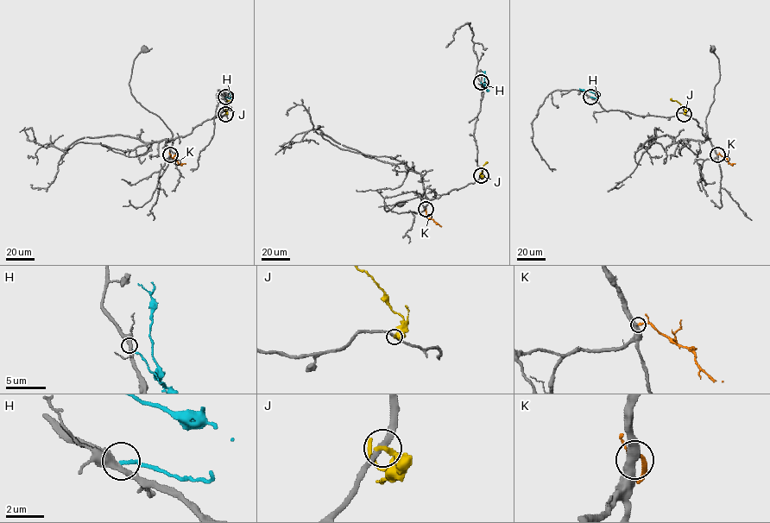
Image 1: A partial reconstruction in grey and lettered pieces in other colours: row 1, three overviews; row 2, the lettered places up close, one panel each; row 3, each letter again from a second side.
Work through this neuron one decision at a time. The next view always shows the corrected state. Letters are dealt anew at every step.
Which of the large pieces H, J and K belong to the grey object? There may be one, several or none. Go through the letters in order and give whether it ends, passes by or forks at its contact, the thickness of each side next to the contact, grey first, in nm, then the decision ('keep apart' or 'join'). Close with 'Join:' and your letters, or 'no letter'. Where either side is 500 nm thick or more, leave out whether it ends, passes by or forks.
H: it ends | 380/180 nm | keep apart
J: it ends | 260/240 nm | keep apart
K: it ends | 400/240 nm | join
Join: K

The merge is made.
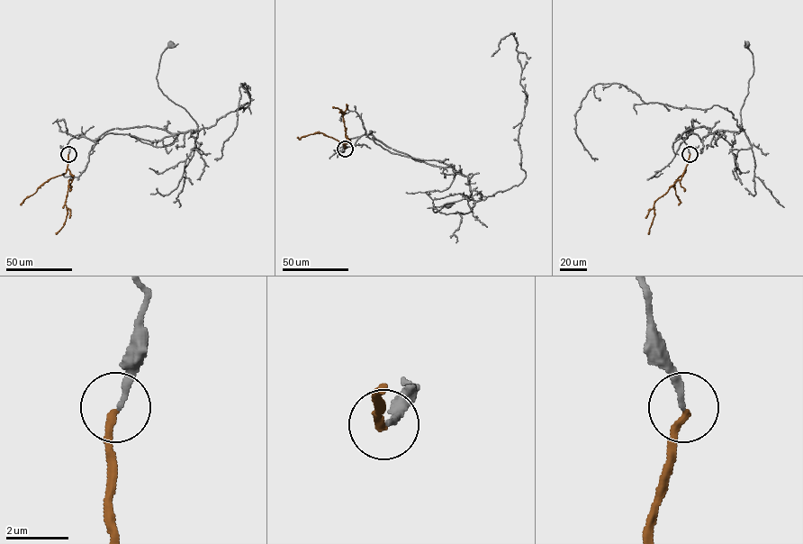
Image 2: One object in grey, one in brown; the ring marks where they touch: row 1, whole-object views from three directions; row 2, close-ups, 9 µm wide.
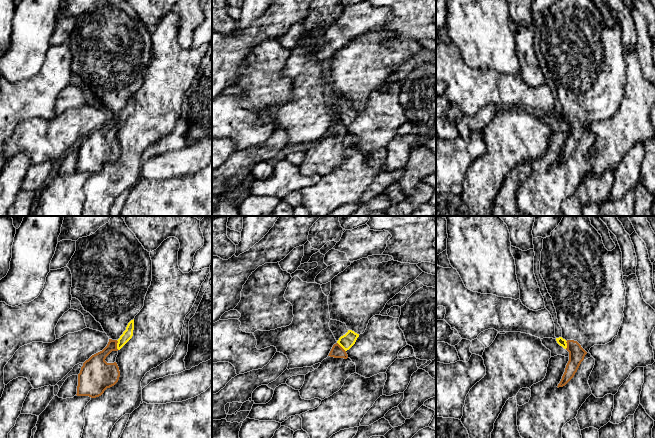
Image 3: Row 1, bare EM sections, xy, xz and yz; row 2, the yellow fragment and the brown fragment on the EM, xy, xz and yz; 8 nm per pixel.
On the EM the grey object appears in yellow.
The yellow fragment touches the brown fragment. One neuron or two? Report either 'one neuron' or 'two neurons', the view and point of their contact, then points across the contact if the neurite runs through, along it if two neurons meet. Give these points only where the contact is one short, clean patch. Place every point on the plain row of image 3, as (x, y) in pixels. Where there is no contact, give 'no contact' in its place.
two neurons; contact xy (117, 121); border xy (116, 116), (118, 125)

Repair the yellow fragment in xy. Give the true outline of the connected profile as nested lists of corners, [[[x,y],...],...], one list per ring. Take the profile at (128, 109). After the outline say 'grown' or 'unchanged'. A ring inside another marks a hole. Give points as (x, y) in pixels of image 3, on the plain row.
[[[134,95],[131,96],[126,106],[123,108],[123,110],[120,112],[120,114],[117,116],[117,125],[120,126],[133,112],[133,106],[134,106]]] | unchanged

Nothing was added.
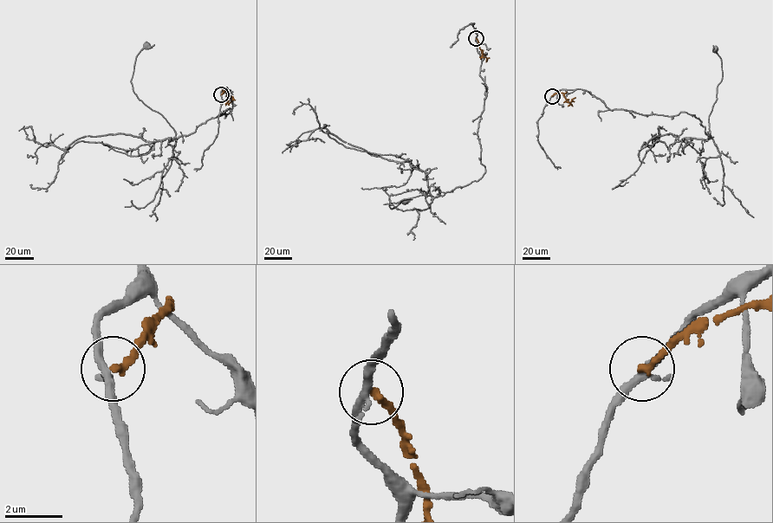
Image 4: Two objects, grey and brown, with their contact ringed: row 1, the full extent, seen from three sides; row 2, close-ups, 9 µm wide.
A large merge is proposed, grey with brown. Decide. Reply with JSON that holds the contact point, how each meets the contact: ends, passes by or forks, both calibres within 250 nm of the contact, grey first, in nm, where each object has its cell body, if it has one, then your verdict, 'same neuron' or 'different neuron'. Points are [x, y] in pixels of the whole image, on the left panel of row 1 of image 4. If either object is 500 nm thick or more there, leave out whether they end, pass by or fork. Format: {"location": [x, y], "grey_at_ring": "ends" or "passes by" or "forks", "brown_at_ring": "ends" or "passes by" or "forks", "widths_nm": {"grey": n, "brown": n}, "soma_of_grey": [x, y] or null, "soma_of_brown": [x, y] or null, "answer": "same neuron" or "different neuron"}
{"location": [221, 94], "grey_at_ring": "passes by", "brown_at_ring": "ends", "widths_nm": {"grey": 280, "brown": 240}, "soma_of_grey": [146, 45], "soma_of_brown": null, "answer": "different neuron"}

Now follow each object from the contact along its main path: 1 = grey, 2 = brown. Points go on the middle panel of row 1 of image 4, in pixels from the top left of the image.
1: (476, 38), (479, 76), (487, 89), (477, 129), (485, 172), (444, 195), (421, 195), (405, 202)
2: (476, 38), (482, 57), (487, 58), (485, 61)

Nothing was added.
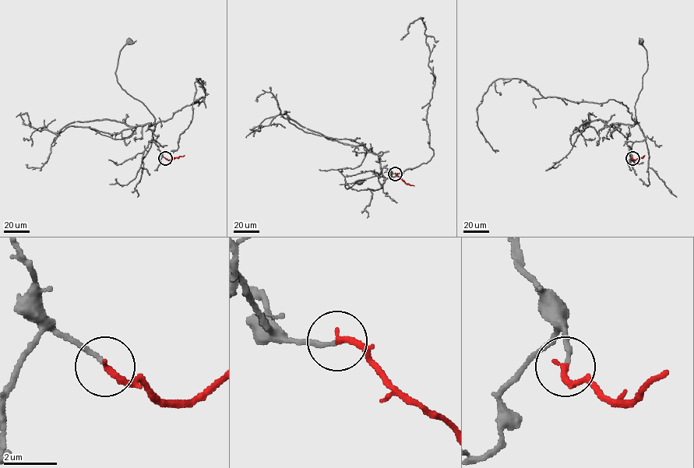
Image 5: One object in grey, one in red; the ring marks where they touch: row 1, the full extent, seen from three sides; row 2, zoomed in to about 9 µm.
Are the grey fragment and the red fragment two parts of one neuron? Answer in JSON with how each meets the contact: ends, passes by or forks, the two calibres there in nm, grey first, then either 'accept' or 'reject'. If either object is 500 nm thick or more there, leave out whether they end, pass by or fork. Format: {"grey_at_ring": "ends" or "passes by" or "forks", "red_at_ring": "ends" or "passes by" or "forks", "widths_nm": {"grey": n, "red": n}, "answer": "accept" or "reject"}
{"grey_at_ring": "ends", "red_at_ring": "ends", "widths_nm": {"grey": 140, "red": 240}, "answer": "accept"}

